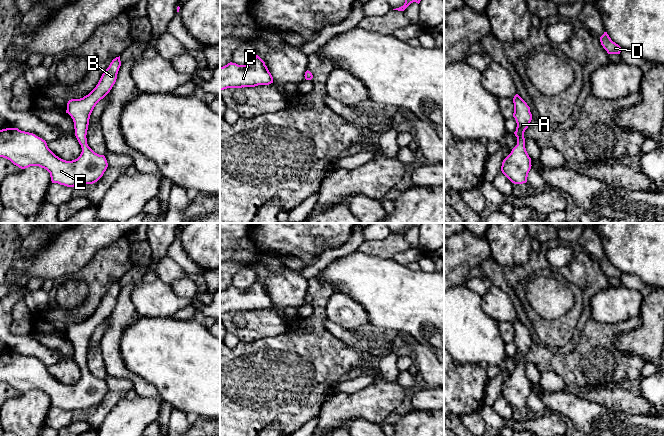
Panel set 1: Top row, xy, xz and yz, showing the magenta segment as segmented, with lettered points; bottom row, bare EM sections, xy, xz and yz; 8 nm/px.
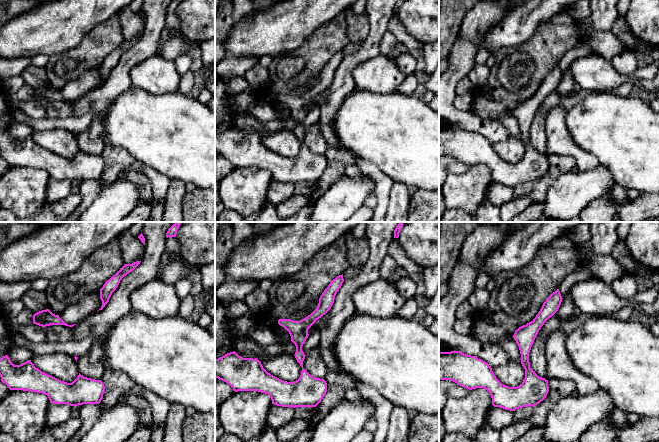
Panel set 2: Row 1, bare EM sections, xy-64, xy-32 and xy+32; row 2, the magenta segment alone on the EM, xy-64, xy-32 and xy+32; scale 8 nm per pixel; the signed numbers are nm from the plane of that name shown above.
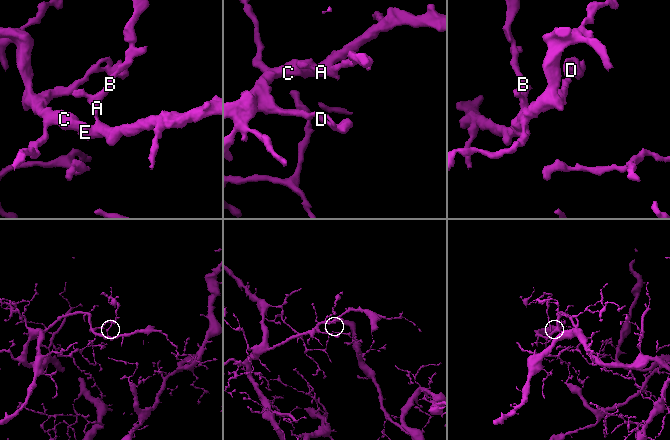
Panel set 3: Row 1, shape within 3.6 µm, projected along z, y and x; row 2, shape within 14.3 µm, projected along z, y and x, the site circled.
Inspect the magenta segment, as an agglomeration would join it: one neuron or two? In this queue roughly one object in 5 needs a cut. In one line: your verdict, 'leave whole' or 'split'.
leave whole

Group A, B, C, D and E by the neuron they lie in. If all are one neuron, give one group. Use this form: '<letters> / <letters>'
A B C D E

